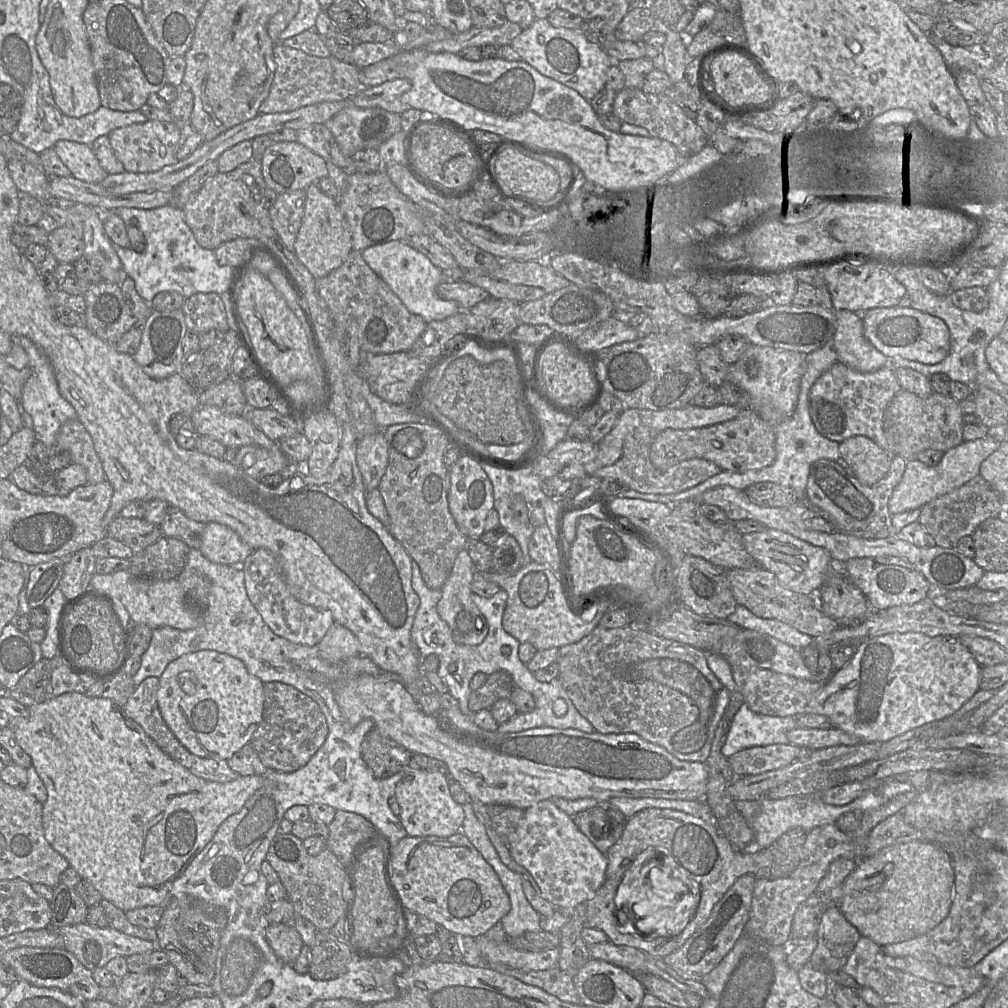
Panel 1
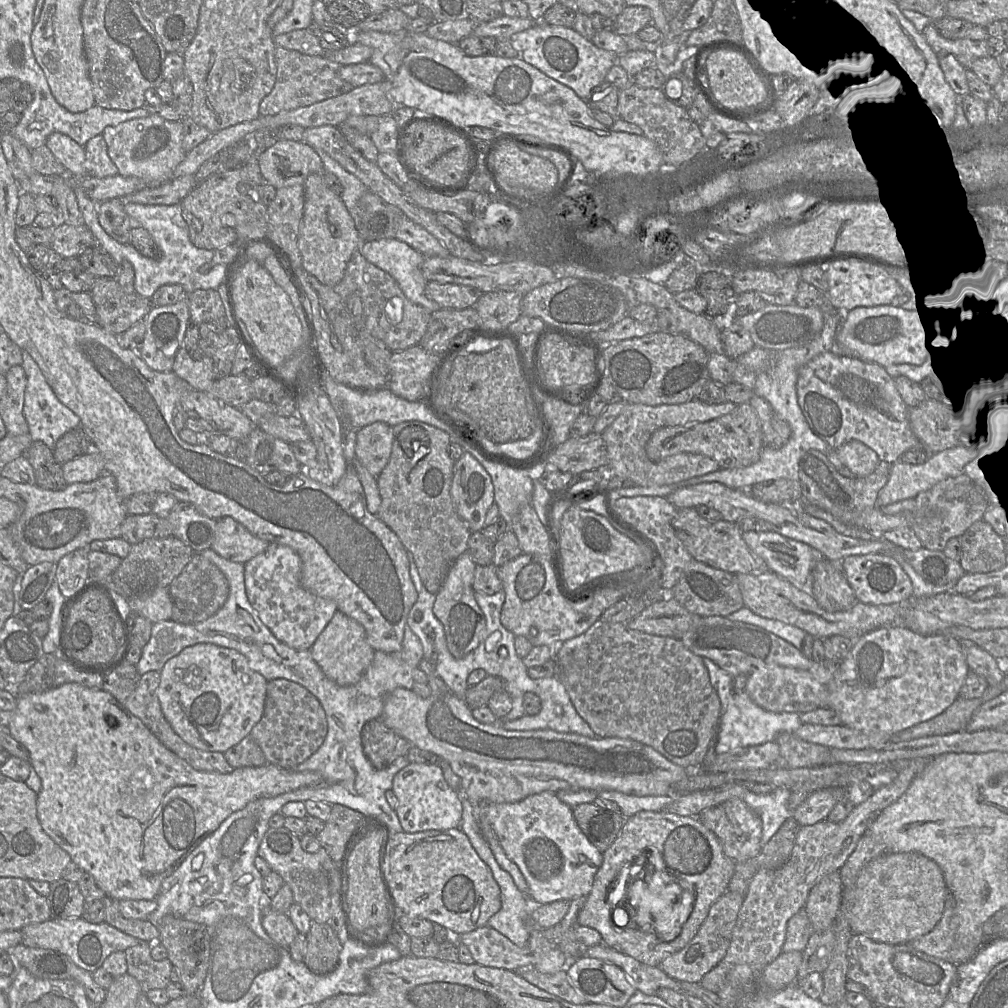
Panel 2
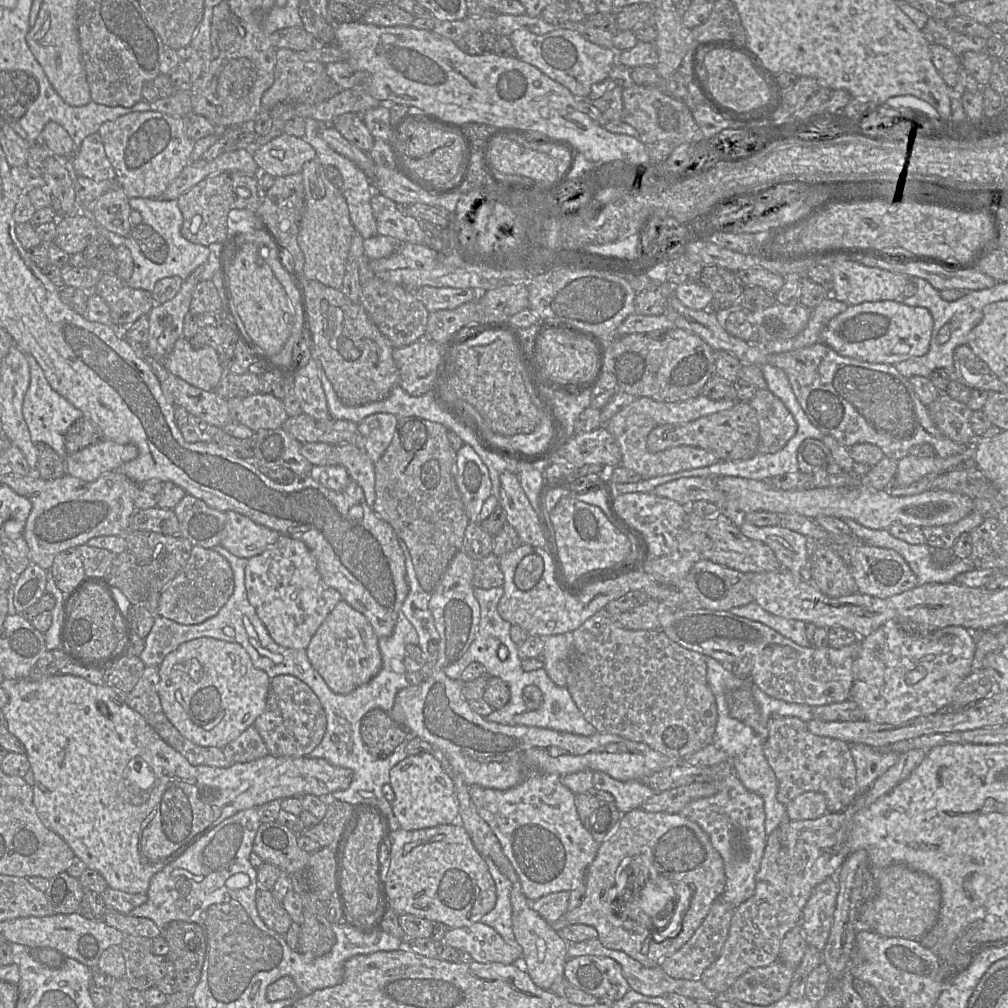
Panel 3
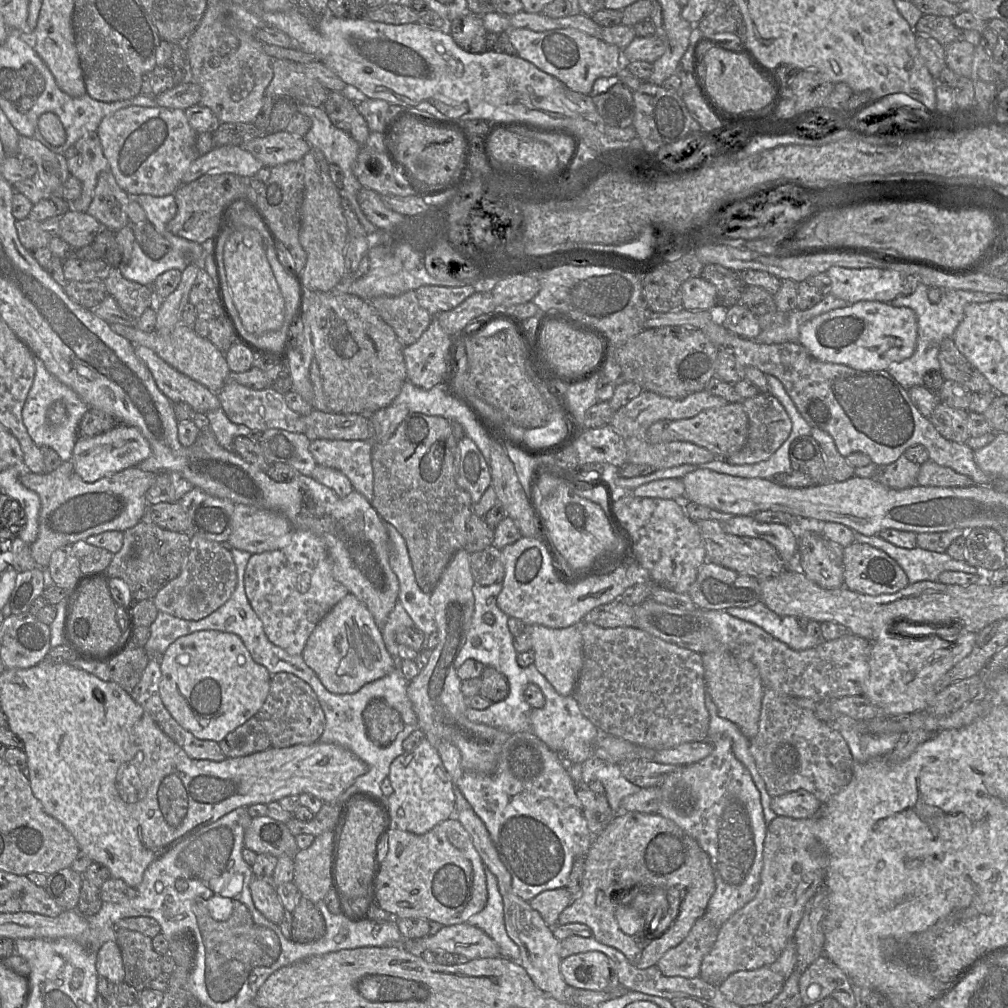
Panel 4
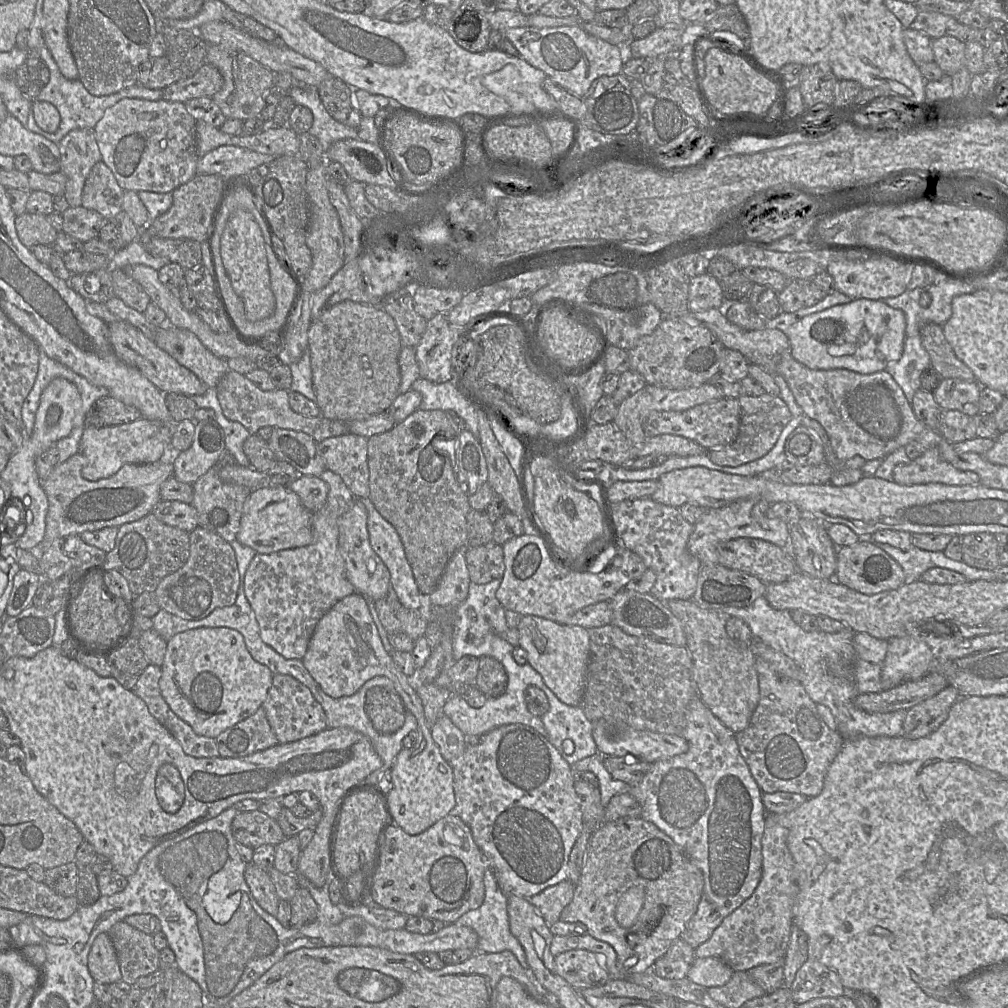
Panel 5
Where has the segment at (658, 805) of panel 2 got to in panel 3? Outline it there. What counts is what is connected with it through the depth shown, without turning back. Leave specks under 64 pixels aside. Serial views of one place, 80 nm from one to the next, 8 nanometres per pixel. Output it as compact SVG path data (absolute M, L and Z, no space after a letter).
M590 770L592 783L595 789L610 793L614 804L621 814L626 814L634 809L641 808L642 804L656 792L642 781L620 781L608 774Z

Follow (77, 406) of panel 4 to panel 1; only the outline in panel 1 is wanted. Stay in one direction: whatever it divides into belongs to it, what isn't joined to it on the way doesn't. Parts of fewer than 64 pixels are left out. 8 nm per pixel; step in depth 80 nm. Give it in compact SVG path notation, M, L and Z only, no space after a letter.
M25 336L12 337L24 348L30 361L31 375L23 386L21 404L33 421L35 439L47 447L56 444L60 427L67 420L78 418L74 407L60 394L54 370L41 349Z

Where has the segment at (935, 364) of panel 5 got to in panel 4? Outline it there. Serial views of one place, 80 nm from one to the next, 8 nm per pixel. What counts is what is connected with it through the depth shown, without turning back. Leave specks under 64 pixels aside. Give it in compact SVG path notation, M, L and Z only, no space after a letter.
M945 338L939 347L940 372L945 380L953 380L972 392L994 390L986 377L980 373L958 350L952 338Z

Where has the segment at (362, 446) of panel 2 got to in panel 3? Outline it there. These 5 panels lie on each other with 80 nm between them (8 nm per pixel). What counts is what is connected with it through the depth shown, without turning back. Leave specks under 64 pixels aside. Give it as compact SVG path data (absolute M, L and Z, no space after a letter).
M376 413L358 424L357 445L376 463L390 445L398 425L398 417Z

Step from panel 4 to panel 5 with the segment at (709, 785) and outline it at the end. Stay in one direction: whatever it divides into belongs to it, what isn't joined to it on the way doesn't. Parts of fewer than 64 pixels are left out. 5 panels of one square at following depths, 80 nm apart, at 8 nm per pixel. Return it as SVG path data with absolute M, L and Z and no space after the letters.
M698 696L688 703L681 736L688 743L687 751L652 763L642 780L631 786L629 793L641 806L640 817L667 834L703 874L704 887L697 911L679 938L696 949L758 886L762 874L761 841L768 812L761 801L761 789L739 753L735 734L711 713Z

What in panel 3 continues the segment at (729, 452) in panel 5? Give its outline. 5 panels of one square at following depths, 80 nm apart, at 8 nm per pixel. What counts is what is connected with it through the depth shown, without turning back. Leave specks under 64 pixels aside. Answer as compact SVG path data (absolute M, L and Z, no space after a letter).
M768 389L757 390L749 401L759 422L759 454L776 453L795 435L797 423L783 402Z

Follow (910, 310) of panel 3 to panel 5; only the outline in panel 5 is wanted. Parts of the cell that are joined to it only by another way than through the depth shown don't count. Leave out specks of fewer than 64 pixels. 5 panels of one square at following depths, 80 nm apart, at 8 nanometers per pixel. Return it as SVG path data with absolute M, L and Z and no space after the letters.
M860 298L807 315L791 325L785 334L789 339L789 350L793 358L810 369L848 369L860 374L871 374L885 370L889 362L901 358L906 335L906 318L902 310L892 308L882 300Z

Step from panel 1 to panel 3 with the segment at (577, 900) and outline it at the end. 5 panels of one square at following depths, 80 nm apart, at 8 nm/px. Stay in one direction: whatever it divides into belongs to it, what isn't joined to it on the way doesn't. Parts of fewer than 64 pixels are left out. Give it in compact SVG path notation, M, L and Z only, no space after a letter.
M532 774L507 790L470 785L468 793L478 814L498 838L504 855L519 878L522 893L530 902L551 893L570 892L585 883L588 867L597 855L599 843L582 824L576 809L576 795L563 785L561 776Z

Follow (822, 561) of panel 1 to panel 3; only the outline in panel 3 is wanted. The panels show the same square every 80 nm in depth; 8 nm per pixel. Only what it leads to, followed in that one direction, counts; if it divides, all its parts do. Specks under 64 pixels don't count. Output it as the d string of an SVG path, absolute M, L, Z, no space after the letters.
M738 522L738 527L745 537L768 545L784 570L804 579L804 570L808 568L810 558L810 541L805 536L781 526L757 527Z

